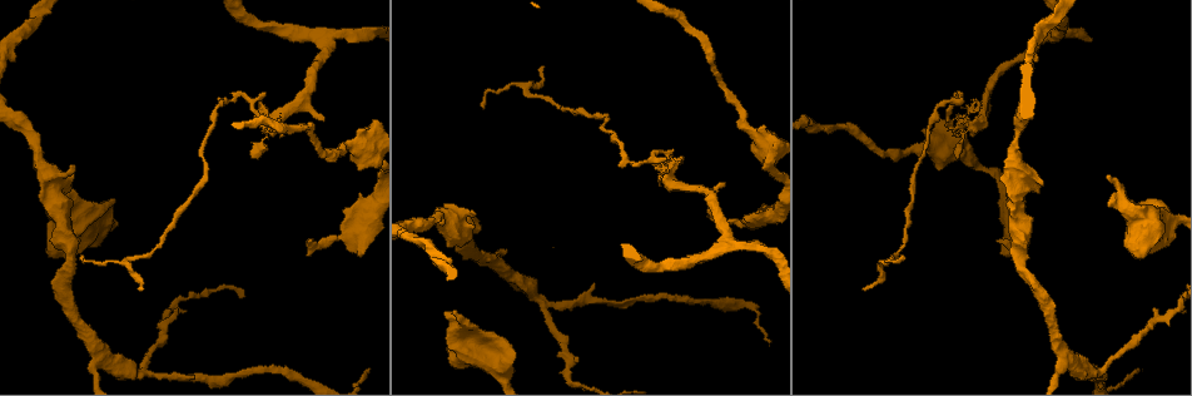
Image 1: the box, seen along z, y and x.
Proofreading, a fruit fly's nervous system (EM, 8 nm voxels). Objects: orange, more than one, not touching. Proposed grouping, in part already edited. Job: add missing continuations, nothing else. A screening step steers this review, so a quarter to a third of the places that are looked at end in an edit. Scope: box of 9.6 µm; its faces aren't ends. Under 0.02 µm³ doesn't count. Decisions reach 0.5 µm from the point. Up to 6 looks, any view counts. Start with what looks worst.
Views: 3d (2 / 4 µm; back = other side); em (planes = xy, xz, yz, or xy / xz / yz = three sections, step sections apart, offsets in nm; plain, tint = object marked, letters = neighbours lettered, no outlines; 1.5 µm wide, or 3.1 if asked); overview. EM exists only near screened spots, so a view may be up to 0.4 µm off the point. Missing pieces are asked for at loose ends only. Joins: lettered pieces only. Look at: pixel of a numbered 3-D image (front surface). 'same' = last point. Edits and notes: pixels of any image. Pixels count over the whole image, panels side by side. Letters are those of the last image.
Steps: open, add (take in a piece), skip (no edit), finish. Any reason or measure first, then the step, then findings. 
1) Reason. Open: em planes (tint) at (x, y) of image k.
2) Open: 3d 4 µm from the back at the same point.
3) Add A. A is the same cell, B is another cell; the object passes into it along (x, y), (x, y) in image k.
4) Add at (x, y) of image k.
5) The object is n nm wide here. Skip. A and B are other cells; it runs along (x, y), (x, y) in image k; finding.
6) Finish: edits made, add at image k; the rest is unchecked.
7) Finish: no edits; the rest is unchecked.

An open end. Open: em planes (letters) at (309, 242) of image 1.

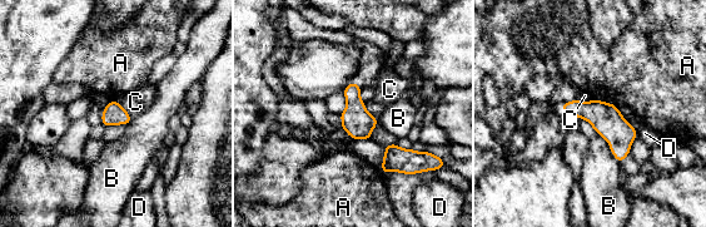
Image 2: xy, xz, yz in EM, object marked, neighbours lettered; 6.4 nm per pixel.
The longest contact is with B, 240 nm. Skip. A, B, C and D are other cells; no lettered piece goes on from it.

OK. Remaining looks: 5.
Branch stops here. Open: em planes (plain) at (1110, 176) of image 1.

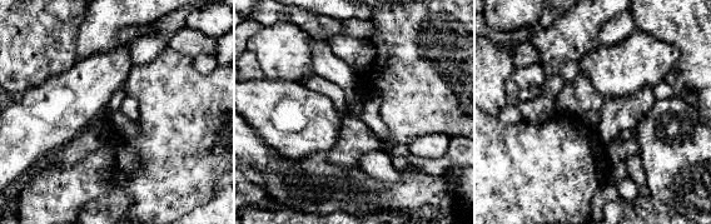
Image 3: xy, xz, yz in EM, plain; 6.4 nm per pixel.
Open: em planes (letters) at the same point.

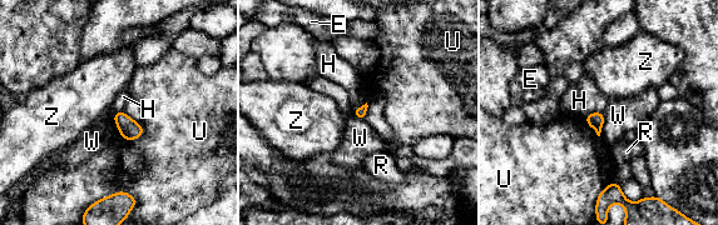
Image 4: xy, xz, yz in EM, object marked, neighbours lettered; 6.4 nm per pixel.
Skip. E, H, R, U, W and Z are other cells; a border runs along (602, 110), (593, 111), (584, 119) in image 4; none of them fits.

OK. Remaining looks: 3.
Free end. Open: 3d 4 µm at (324, 119) of image 1.

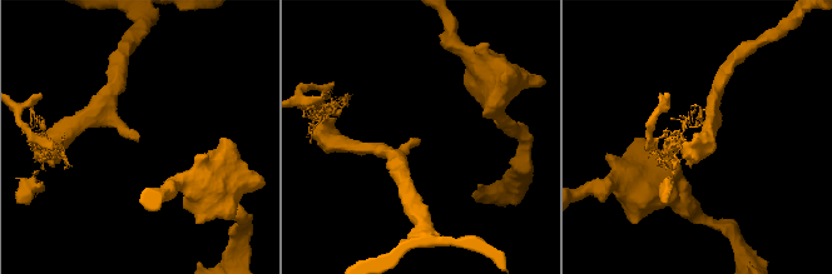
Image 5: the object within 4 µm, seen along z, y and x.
Open: em planes (letters) at (419, 140) of image 5.

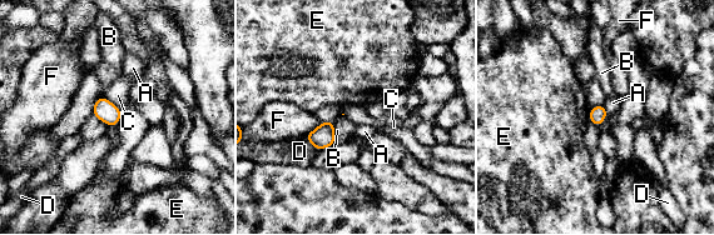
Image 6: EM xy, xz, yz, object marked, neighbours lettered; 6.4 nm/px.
Skip. A, B, C, D, E and F are other cells; a border runs along (104, 96), (120, 110) in image 6; none of them fits.

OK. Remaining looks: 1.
Finish: no edits; the rest is unchecked.

